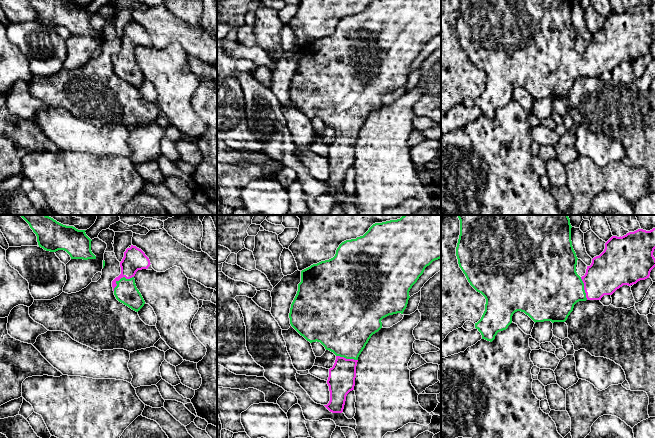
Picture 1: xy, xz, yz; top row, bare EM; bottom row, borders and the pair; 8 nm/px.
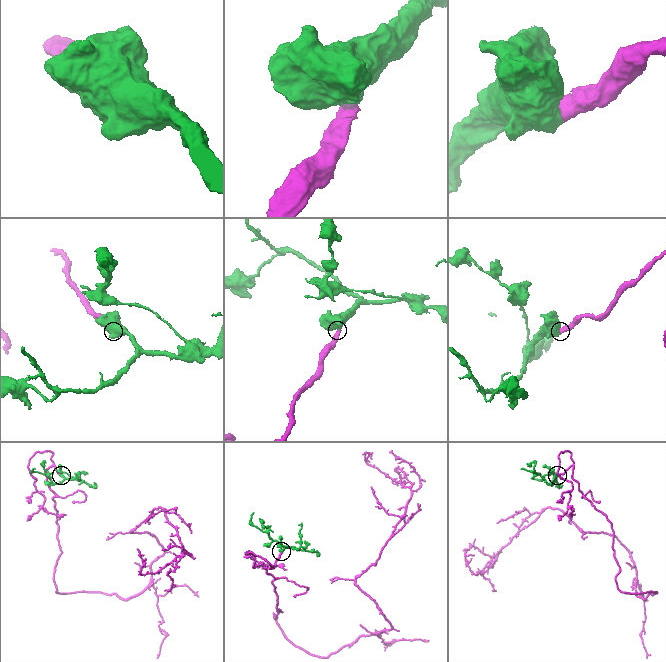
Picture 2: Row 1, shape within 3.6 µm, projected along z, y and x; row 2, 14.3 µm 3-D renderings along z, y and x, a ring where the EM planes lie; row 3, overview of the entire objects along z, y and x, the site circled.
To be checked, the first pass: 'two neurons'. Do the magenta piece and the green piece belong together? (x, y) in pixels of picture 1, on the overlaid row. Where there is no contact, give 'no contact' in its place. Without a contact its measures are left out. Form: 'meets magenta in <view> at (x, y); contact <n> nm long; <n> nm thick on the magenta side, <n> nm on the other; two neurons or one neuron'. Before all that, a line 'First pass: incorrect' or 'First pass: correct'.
First pass: incorrect
meets magenta in xy at (120, 278); contact 200 nm long; 180 nm thick on the magenta side, 190 nm on the other; one neuron

